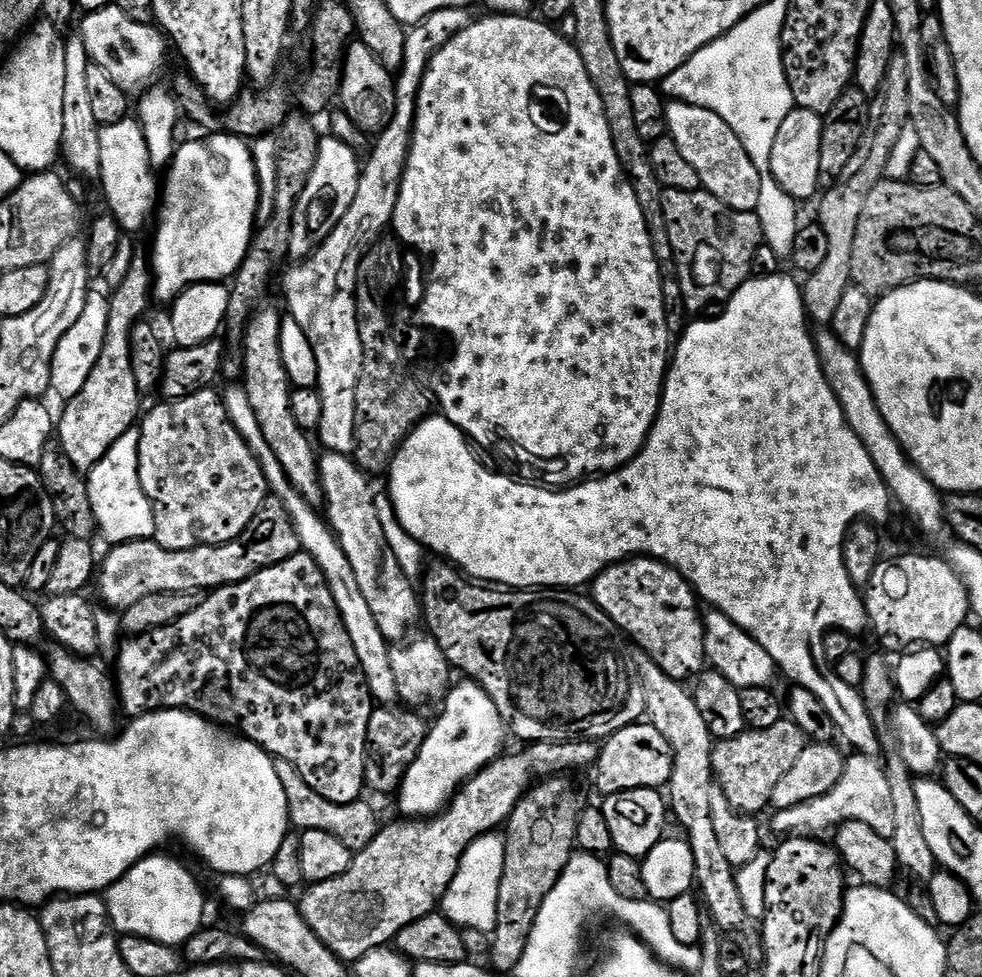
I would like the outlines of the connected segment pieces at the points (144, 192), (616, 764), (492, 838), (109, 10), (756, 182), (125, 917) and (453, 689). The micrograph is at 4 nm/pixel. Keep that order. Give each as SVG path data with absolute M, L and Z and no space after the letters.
M125 118L113 124L103 125L100 129L100 141L102 166L98 183L104 191L104 200L108 203L107 211L115 217L125 233L140 232L148 224L148 215L151 212L153 215L154 197L158 192L158 180L152 177L154 167L140 121L136 118Z
M637 722L618 730L599 745L594 765L596 788L601 797L622 790L663 789L674 770L670 742L649 722Z
M485 834L479 836L462 854L454 882L446 890L442 911L453 924L461 929L474 928L485 934L495 930L495 915L498 906L498 888L502 880L504 836Z
M115 6L84 12L82 18L84 21L80 28L78 24L78 35L86 46L89 61L102 66L102 70L106 70L106 74L110 74L110 78L114 78L114 82L118 82L124 92L135 93L135 88L143 89L156 80L154 78L164 64L166 45L166 37L159 27L135 21Z
M672 100L666 110L668 119L667 135L682 150L684 157L694 166L700 179L700 188L714 194L726 206L743 212L755 212L758 206L758 194L762 194L762 182L754 162L750 162L750 154L746 154L746 146L730 130L730 126L714 110L706 110L702 106L688 104L685 100Z
M149 854L145 856L122 879L115 880L112 887L107 889L108 918L117 933L150 938L154 942L162 942L163 944L182 946L205 923L204 892L200 889L199 882L178 861L160 855Z
M464 678L461 684L453 683L449 687L448 695L442 701L444 709L440 712L440 717L429 727L428 737L422 742L418 750L418 758L406 770L404 780L398 789L400 796L400 808L405 817L427 818L435 816L447 805L448 801L455 796L457 790L464 785L472 776L480 772L490 761L501 755L504 744L504 732L506 736L506 725L502 714L498 714L498 706L490 698L490 694L475 681Z

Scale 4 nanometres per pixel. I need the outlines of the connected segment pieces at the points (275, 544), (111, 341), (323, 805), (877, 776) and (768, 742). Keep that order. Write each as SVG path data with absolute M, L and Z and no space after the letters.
M269 498L264 501L263 508L259 514L246 526L246 530L238 539L231 540L225 544L202 544L198 548L187 548L186 550L166 550L161 544L157 544L155 539L135 540L125 544L117 544L107 549L109 552L103 553L98 564L98 584L100 580L100 596L109 609L123 610L134 606L134 602L149 596L150 593L158 592L195 592L203 590L215 590L224 587L225 584L237 584L238 582L250 578L259 569L269 568L271 564L282 562L290 558L296 552L301 551L300 539L296 533L296 528L292 524L292 518L286 506L280 499Z
M133 255L126 278L117 288L111 289L106 318L106 342L102 342L102 354L86 378L86 386L67 401L64 413L58 416L58 439L66 458L74 462L78 471L85 474L141 419L142 393L134 382L134 366L130 366L130 334L136 323L143 321L148 312L148 303L154 300L152 265L147 255Z
M275 758L274 770L282 782L282 790L286 790L288 819L293 829L326 830L326 834L334 834L334 838L346 842L346 846L354 854L370 846L370 842L374 842L374 838L380 833L382 820L376 817L376 812L367 804L367 799L339 804L330 802L330 798L322 798L318 790L310 790L306 778L302 778L302 774L298 774L298 769L292 763L286 762L286 758Z
M849 755L844 761L844 773L838 778L832 790L798 806L779 809L772 820L773 830L784 832L780 834L798 834L803 830L820 834L823 828L832 830L847 820L858 820L866 822L866 825L872 827L878 834L891 838L894 834L894 810L890 798L890 782L884 769L885 765L877 757Z
M790 718L779 720L774 726L766 730L757 728L739 732L736 736L725 736L717 739L712 746L712 773L716 776L716 782L723 799L738 812L745 814L760 814L760 811L771 805L774 786L794 766L795 760L800 757L806 743L804 731Z

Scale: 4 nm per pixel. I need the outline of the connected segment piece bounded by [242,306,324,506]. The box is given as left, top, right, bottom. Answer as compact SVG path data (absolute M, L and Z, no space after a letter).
M257 307L248 319L248 328L244 331L242 351L244 354L244 371L242 386L246 390L246 398L250 398L250 406L262 426L262 436L274 450L278 462L286 470L289 482L296 487L298 494L306 498L313 506L324 503L324 490L320 481L320 462L318 452L312 449L309 433L298 426L294 418L294 410L290 408L290 398L294 387L292 379L286 374L286 362L282 362L282 313L276 308Z

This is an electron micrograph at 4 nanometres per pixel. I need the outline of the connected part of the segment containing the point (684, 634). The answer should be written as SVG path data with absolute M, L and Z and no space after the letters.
M651 556L622 560L618 564L611 564L592 581L590 596L615 622L621 633L637 649L645 651L670 678L684 682L687 681L687 676L695 677L705 667L702 608L692 585L688 583L688 577L677 568L671 568L669 564L664 564L660 560L653 560Z

